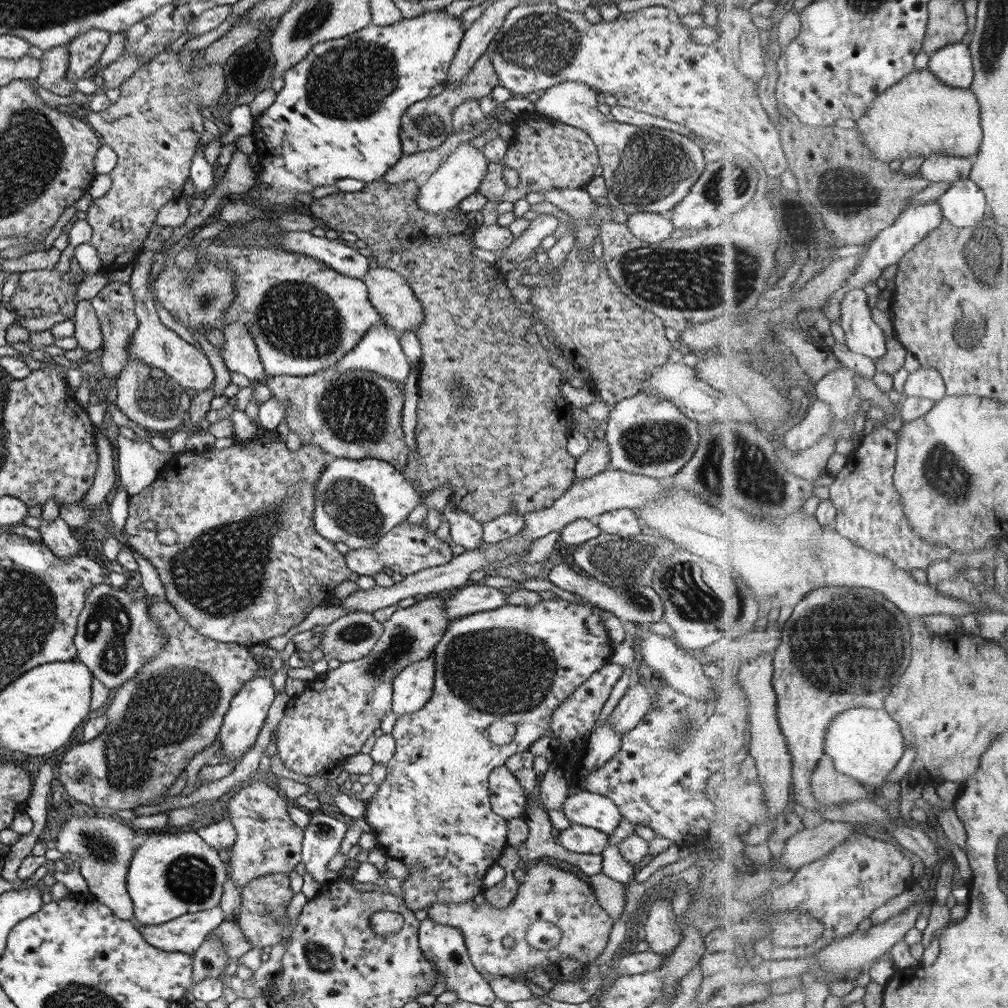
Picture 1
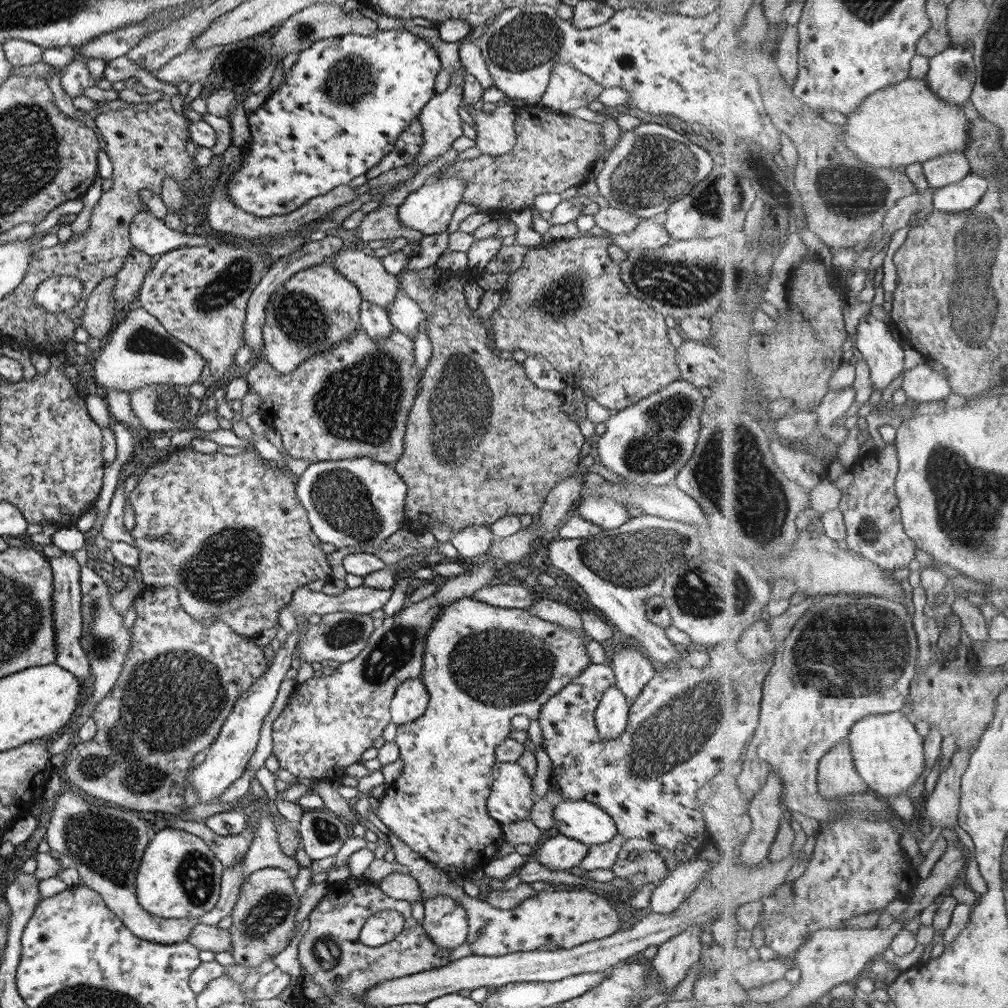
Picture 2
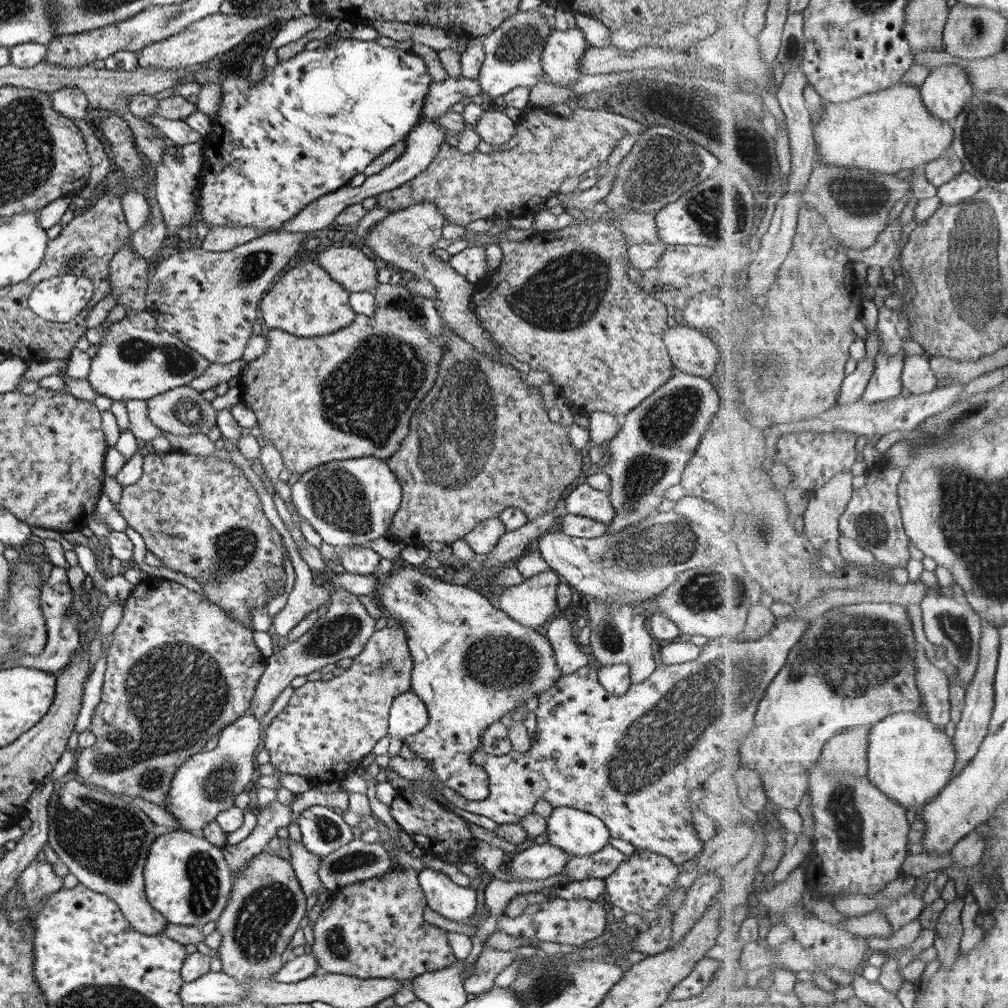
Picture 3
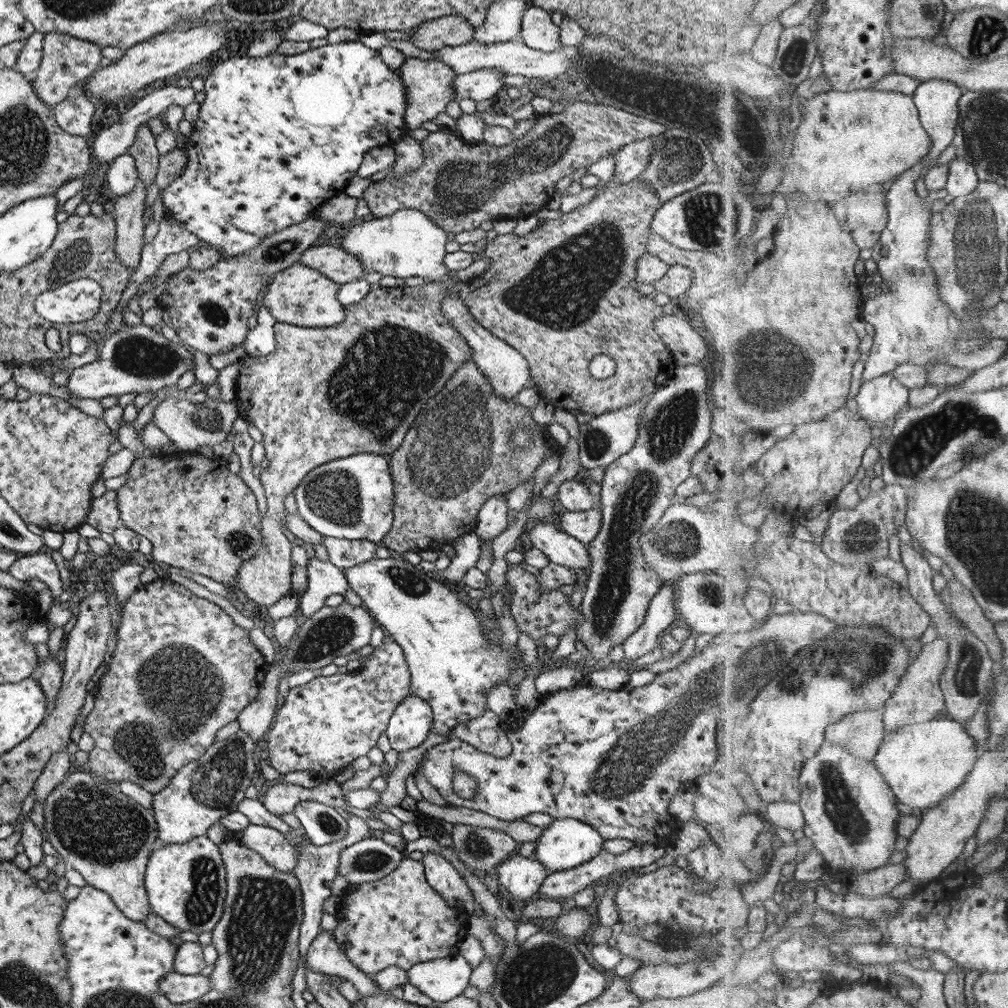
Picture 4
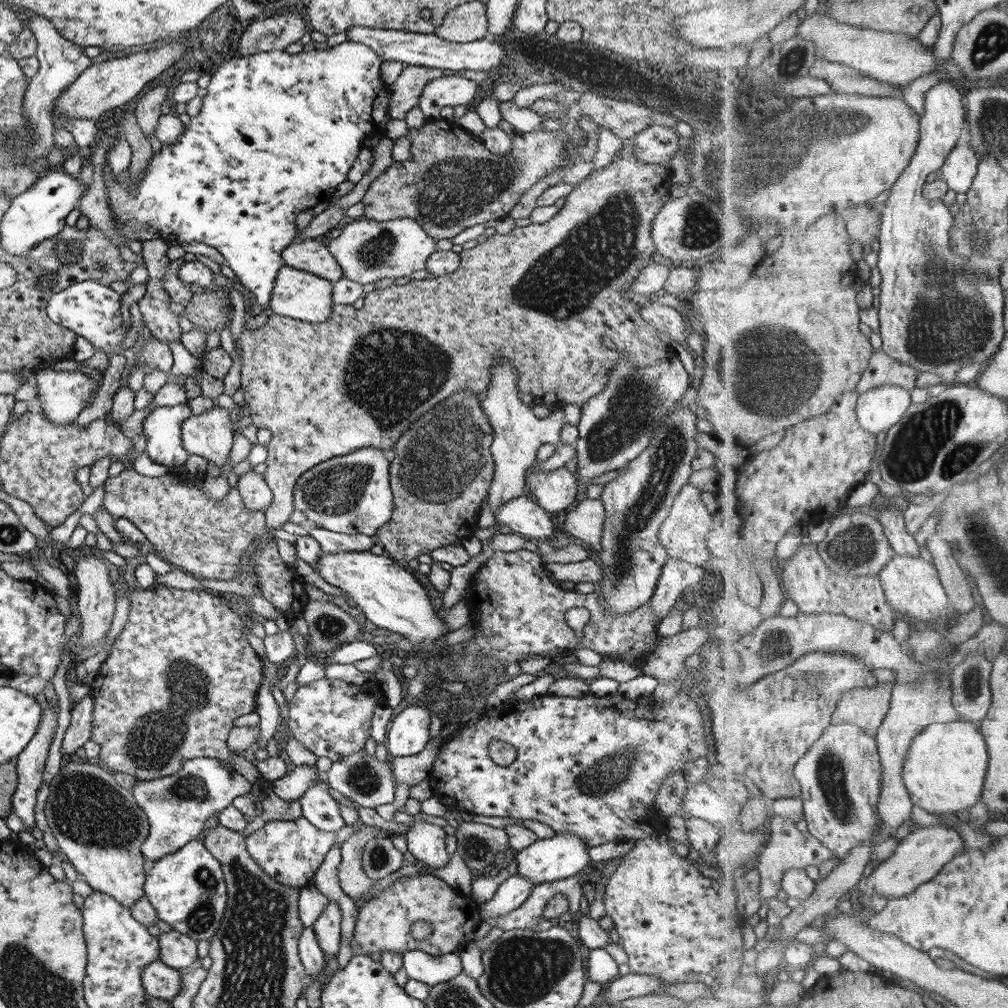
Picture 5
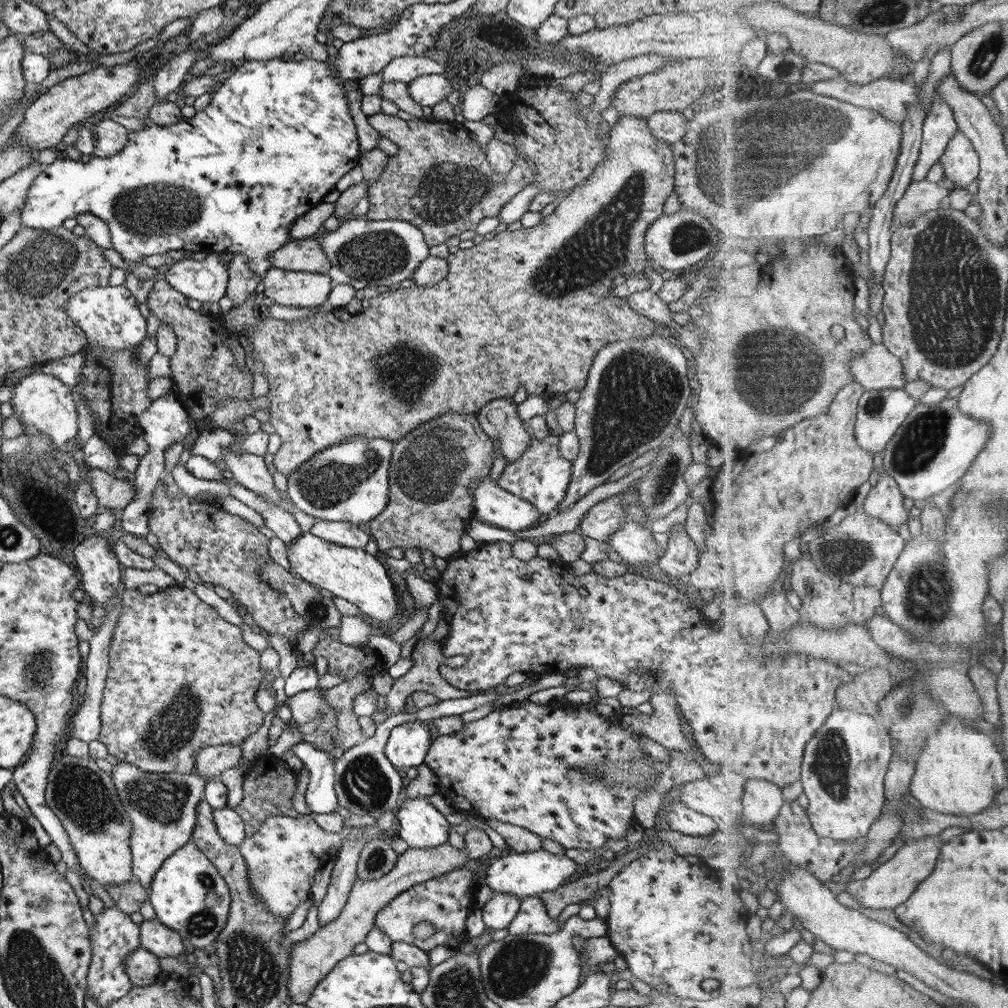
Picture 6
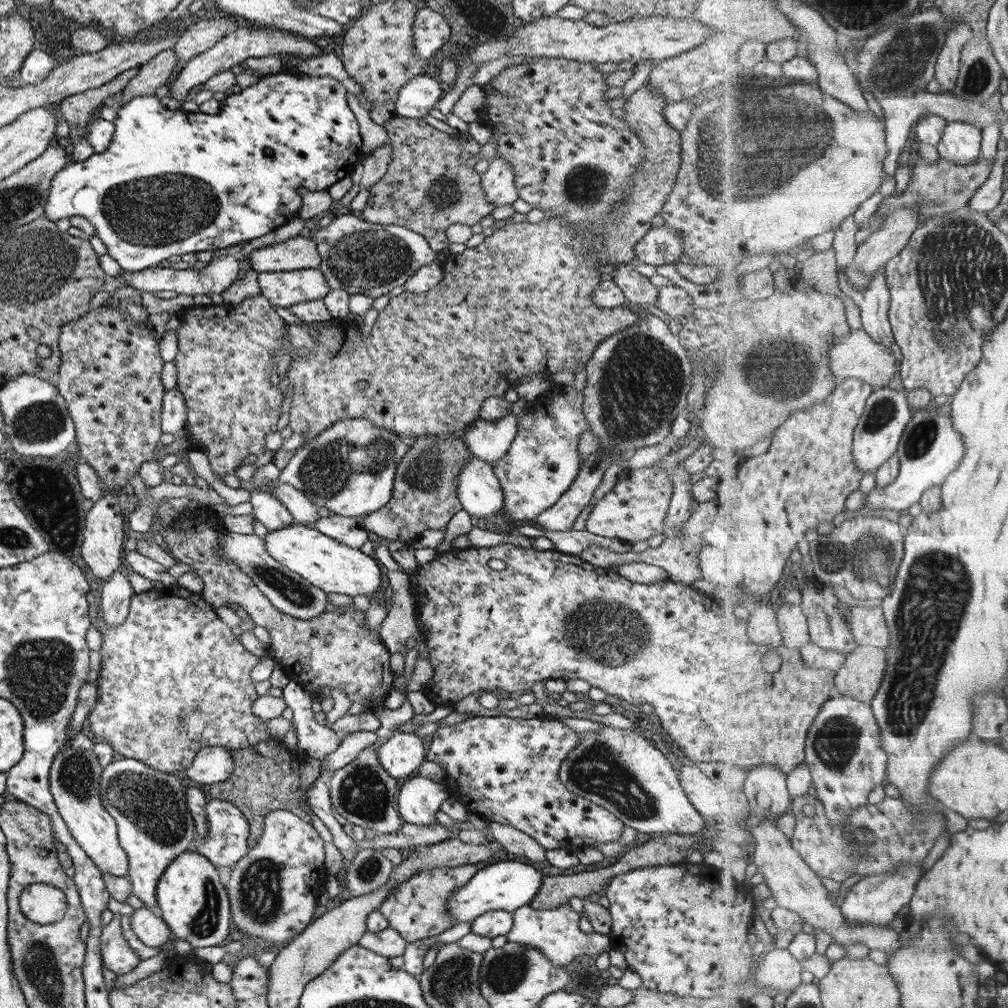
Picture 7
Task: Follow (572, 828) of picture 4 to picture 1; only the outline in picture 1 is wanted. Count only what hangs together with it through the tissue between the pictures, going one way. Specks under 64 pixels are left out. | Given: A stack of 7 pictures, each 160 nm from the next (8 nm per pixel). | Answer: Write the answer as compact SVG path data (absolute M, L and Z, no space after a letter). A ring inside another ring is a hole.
M585 790L567 795L559 809L571 825L596 828L607 836L622 819L617 806L611 800Z

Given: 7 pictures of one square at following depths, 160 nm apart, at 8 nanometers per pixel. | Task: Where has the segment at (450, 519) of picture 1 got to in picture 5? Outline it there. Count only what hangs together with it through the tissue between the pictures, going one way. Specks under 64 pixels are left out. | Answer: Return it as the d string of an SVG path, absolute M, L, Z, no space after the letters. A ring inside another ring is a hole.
M499 360L492 368L488 389L480 400L480 407L493 431L489 450L494 460L494 473L487 492L493 514L499 505L524 494L524 472L534 464L537 448L545 443L557 444L561 426L565 423L576 426L580 415L580 408L576 404L566 404L563 408L553 410L549 418L537 419L531 412L531 406L521 401L521 394L516 390L515 369L508 360Z

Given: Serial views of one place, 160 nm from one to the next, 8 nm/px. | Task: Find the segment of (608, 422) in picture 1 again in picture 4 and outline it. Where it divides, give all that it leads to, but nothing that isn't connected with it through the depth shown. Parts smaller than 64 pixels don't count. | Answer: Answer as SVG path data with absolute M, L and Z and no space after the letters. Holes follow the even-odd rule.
M690 364L674 367L673 376L656 389L644 404L638 418L635 444L629 452L624 452L617 460L604 468L597 494L597 504L601 513L600 529L595 538L588 543L587 555L591 559L591 568L587 578L586 590L580 602L583 621L577 629L577 640L591 652L593 661L606 657L611 648L622 642L643 624L649 601L660 588L657 574L645 568L639 538L647 534L663 511L675 499L674 490L690 476L691 459L703 448L712 432L719 427L720 413L713 405L709 395L711 373L705 364Z

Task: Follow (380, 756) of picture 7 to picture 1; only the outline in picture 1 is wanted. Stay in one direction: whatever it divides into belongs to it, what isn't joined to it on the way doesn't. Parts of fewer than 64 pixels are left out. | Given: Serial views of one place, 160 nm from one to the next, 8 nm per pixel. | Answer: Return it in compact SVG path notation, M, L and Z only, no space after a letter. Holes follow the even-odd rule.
M432 654L425 660L407 665L393 680L390 711L401 716L419 710L429 701L433 682Z

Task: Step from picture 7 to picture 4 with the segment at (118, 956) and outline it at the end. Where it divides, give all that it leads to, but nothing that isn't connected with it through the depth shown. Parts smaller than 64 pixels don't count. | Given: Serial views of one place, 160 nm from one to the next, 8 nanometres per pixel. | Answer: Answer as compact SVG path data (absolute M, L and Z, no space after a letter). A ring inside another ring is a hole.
M169 971L158 980L158 991L175 1006L190 1000L199 998L205 994L210 987L208 976L197 974L179 974L175 971Z

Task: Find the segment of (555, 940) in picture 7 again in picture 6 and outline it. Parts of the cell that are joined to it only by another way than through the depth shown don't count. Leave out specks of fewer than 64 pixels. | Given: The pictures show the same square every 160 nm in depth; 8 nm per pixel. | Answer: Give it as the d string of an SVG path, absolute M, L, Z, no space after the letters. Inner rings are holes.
M536 896L524 898L518 906L516 915L506 926L508 933L520 934L551 934L558 930L556 918L551 920L546 914L541 899Z

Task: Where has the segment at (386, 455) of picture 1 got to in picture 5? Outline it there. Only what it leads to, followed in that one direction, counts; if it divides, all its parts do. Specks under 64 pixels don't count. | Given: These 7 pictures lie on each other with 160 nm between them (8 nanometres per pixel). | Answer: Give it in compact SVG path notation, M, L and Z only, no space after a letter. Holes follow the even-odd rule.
M632 139L622 142L621 150L616 153L611 162L602 168L591 171L585 178L581 179L569 191L565 197L565 203L553 218L545 223L530 223L527 226L514 227L507 234L497 234L488 236L484 242L475 243L473 247L467 250L462 249L458 252L459 266L450 274L432 277L431 279L409 281L404 285L390 285L387 288L374 288L363 298L363 305L360 309L354 309L351 305L342 305L343 312L347 310L347 318L353 316L355 322L345 320L345 324L351 324L351 330L357 330L357 360L355 360L355 336L339 336L339 310L341 306L332 306L329 318L325 320L323 326L321 323L305 323L302 320L295 320L289 317L272 314L267 321L253 330L248 329L245 325L243 330L237 336L239 343L239 352L241 360L240 368L240 386L243 391L244 403L249 406L249 418L252 424L258 429L265 429L270 434L270 439L266 444L266 469L262 474L265 484L272 492L272 499L269 506L264 510L266 532L264 536L256 536L255 541L251 543L249 549L241 555L239 561L239 575L231 580L208 580L201 579L199 582L200 589L211 589L219 594L235 594L242 596L260 596L259 581L255 575L255 564L251 558L255 558L259 551L263 550L263 544L269 544L273 541L276 544L278 539L270 534L269 529L279 529L283 523L289 520L289 514L294 509L293 506L293 487L295 486L298 476L301 476L308 468L329 460L334 456L341 456L355 449L373 447L378 449L387 449L393 446L393 443L407 430L408 425L417 420L423 413L427 413L430 408L439 404L442 400L460 390L472 390L477 396L486 392L492 375L492 368L499 359L505 359L516 372L516 390L519 394L532 394L535 401L551 408L563 408L566 404L576 404L579 408L586 403L594 394L601 392L606 383L606 374L612 369L616 360L621 358L623 353L629 356L627 359L633 367L646 367L654 365L661 359L669 358L670 354L676 350L674 347L667 347L659 341L657 331L654 331L651 325L648 325L639 314L640 306L626 299L621 295L621 290L631 290L630 284L639 274L639 271L647 266L651 261L651 253L654 251L654 242L650 237L650 226L655 214L669 200L670 176L666 169L667 164L662 163L644 163L637 160L634 155L634 146ZM609 338L616 346L616 350L608 350L601 340Z

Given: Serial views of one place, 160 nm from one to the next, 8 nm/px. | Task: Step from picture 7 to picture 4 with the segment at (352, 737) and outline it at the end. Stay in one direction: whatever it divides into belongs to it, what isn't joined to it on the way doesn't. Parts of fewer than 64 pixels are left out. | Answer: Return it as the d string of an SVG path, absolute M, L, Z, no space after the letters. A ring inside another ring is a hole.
M303 801L293 807L292 813L299 820L300 831L310 844L323 846L345 838L348 821L333 807L317 801Z

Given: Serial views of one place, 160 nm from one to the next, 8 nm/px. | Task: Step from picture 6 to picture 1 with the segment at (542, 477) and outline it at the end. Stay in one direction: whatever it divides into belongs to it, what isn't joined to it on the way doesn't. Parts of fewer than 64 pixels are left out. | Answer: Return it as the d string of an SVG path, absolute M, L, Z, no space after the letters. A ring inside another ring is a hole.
M626 508L602 512L595 518L594 523L601 532L624 538L635 537L641 531L641 520L634 511Z

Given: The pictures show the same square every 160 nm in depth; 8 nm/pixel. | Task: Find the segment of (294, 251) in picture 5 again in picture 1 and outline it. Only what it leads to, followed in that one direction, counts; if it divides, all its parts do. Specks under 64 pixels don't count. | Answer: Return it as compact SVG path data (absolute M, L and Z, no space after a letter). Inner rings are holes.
M369 267L362 281L371 306L386 325L397 332L416 331L423 318L422 308L400 274L388 268Z

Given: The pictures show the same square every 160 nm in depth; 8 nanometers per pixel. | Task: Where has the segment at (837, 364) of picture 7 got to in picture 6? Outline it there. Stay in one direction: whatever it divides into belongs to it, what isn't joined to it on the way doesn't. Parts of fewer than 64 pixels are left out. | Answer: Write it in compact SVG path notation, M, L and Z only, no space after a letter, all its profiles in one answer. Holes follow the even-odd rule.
M873 344L863 352L861 356L856 356L850 360L850 367L853 368L854 380L861 383L867 391L881 389L902 389L906 382L906 369L899 356L891 353L887 346L883 344Z

